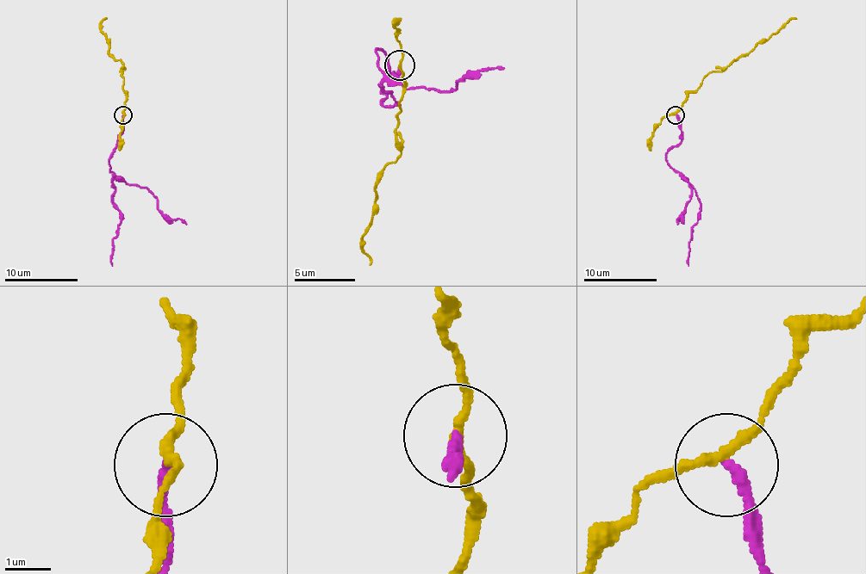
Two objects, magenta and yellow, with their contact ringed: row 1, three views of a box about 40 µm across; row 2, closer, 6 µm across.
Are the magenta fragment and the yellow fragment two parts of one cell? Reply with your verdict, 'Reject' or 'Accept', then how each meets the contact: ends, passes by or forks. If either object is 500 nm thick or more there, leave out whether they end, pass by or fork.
Reject. At the ring magenta ends. At the ring yellow passes by

